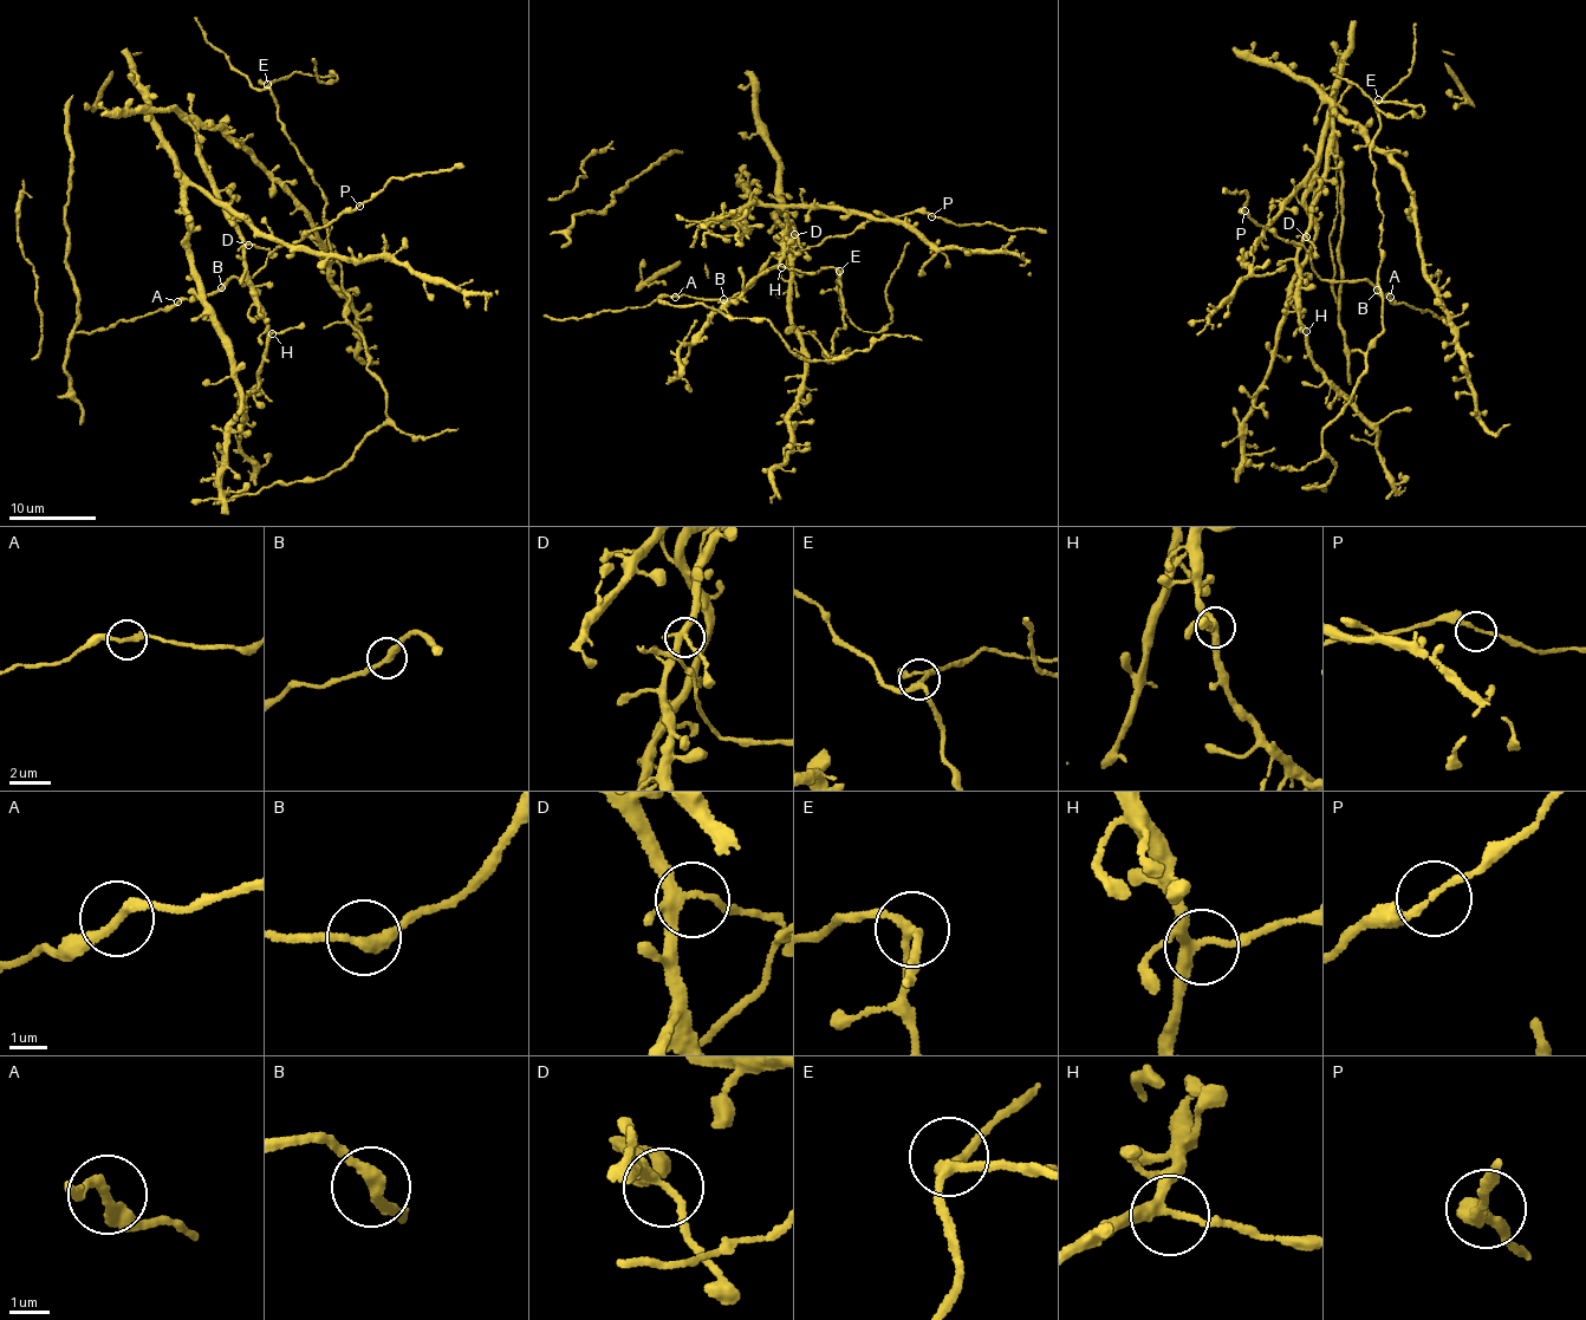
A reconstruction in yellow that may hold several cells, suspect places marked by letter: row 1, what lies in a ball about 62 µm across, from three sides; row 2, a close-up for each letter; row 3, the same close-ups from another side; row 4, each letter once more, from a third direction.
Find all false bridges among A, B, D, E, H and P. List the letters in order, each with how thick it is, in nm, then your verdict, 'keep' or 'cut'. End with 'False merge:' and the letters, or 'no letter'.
A: 240 nm | keep
B: 300 nm | keep
D: 260 nm | keep
E: 200 nm | keep
H: 280 nm | keep
P: 170 nm | keep
False merge: no letter

